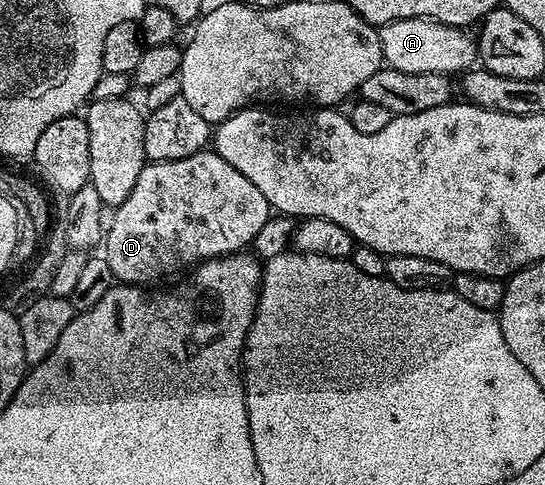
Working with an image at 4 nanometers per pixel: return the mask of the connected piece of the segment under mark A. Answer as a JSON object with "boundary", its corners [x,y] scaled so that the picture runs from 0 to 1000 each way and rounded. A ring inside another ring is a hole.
{"boundary":[[[730,39],[701,49],[694,66],[703,128],[721,146],[802,151],[828,159],[833,146],[855,148],[870,132],[864,128],[875,122],[873,82],[866,74],[862,80],[851,58],[800,47],[794,39]]]}

